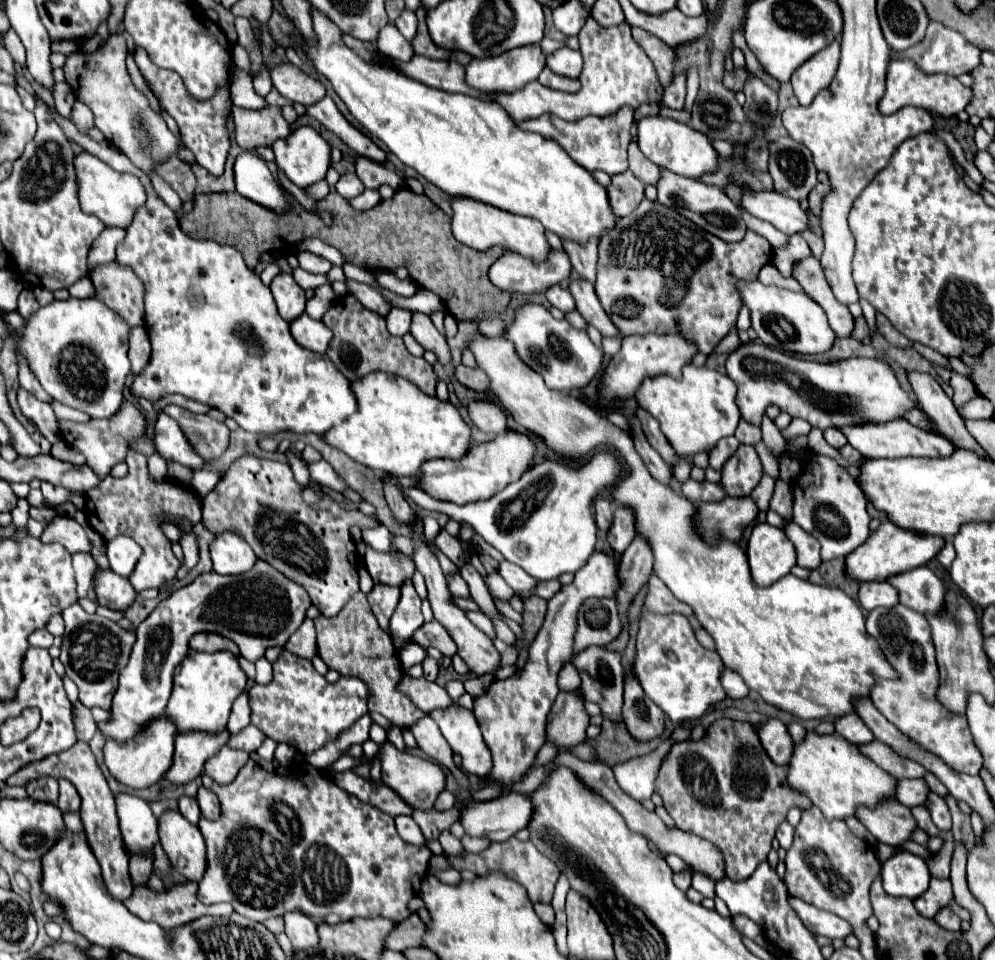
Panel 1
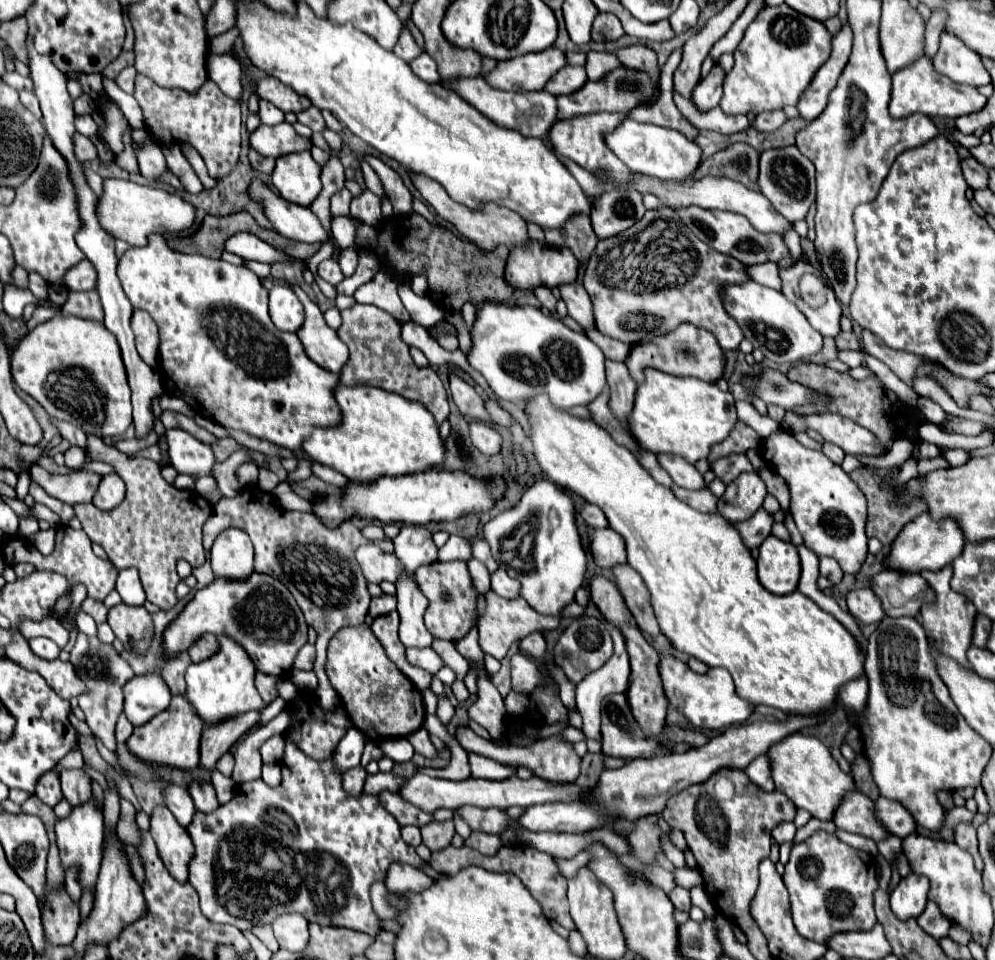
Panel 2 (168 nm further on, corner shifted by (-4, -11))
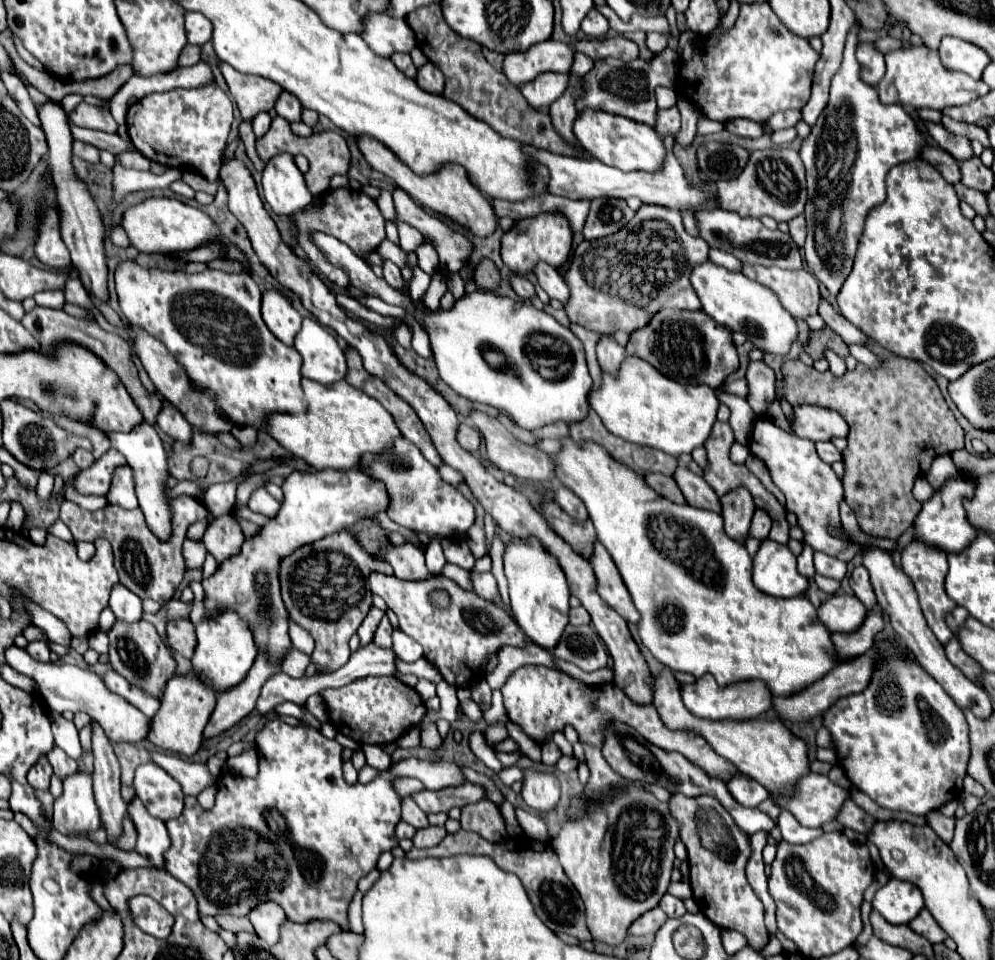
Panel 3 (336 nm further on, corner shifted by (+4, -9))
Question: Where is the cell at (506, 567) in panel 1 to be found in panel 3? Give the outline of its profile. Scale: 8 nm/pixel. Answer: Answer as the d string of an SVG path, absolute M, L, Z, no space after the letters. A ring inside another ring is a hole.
M471 569L469 573L471 573L471 581L473 581L473 591L483 599L493 601L497 595L497 581L495 581L493 573L477 573L475 569Z

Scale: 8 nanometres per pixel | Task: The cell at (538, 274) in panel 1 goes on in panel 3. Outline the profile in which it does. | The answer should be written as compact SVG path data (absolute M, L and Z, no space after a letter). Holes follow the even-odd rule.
M541 213L537 217L527 217L515 221L515 225L501 239L501 257L503 263L513 273L527 273L537 261L545 261L553 267L561 267L571 251L573 231L563 213Z

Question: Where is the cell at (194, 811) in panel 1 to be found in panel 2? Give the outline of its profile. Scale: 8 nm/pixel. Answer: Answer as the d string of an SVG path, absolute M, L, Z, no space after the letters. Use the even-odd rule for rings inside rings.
M171 785L167 787L165 791L165 805L169 807L169 811L175 815L175 819L187 827L195 815L195 805L193 805L193 799L189 795L187 789L183 787L177 787L177 785Z

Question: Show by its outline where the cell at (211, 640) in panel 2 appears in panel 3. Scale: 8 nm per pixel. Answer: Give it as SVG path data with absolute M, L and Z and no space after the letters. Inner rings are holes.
M173 619L167 623L167 633L165 633L167 645L181 653L183 657L191 659L195 645L197 645L197 637L195 637L195 629L193 623L189 619Z

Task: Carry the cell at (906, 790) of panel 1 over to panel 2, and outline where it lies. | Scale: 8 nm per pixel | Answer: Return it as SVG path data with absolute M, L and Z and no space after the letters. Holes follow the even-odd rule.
M879 797L875 801L875 807L877 807L877 819L881 819L883 827L891 833L891 835L897 835L897 837L907 837L915 831L917 823L915 823L915 817L909 813L909 809L893 799L885 799L885 797Z

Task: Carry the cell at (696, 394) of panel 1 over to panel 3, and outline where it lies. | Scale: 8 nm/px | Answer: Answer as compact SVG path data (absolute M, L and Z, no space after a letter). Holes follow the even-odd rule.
M625 357L615 375L603 371L601 387L589 393L589 405L615 437L679 457L705 443L717 421L719 399L707 385L679 385L647 361Z

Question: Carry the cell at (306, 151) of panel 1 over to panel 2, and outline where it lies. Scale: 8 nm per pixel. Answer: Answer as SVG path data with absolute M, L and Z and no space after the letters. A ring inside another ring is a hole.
M301 151L279 157L271 177L283 199L307 207L321 191L321 169L311 151Z

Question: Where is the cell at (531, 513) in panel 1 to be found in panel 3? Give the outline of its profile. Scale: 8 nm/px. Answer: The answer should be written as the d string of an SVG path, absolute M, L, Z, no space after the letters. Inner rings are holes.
M513 541L505 549L505 575L509 581L509 597L511 597L511 613L525 637L547 649L553 651L559 643L563 629L569 623L569 587L565 573L561 573L561 567L557 561L537 545L537 541Z

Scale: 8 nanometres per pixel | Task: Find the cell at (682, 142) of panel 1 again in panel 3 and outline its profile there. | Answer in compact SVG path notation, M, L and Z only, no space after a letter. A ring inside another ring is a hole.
M583 109L579 111L573 123L573 133L575 133L575 139L591 157L603 161L605 165L617 167L621 171L649 171L651 173L653 169L661 167L661 161L665 157L663 139L657 135L655 129L649 129L649 125L641 125L621 115L595 111L595 109Z

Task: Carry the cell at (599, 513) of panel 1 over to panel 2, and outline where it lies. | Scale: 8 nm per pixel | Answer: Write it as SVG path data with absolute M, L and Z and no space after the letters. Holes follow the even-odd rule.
M585 505L581 509L581 517L585 519L585 523L593 529L603 529L603 527L609 527L609 521L605 521L605 513L597 507L597 505Z

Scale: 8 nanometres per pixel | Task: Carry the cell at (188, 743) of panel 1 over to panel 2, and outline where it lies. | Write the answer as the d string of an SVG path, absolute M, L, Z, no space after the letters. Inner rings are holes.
M249 711L245 715L227 719L225 723L219 723L217 727L205 727L201 735L201 755L199 755L199 767L213 771L215 763L221 759L223 753L231 749L231 745L237 743L255 723L257 723L257 711Z

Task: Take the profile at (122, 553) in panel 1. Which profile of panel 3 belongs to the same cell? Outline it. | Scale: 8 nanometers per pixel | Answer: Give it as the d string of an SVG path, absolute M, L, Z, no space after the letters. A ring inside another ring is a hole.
M121 583L113 587L109 607L119 621L125 621L125 623L141 621L141 615L143 615L141 599L135 593L131 593L129 589L125 589Z

